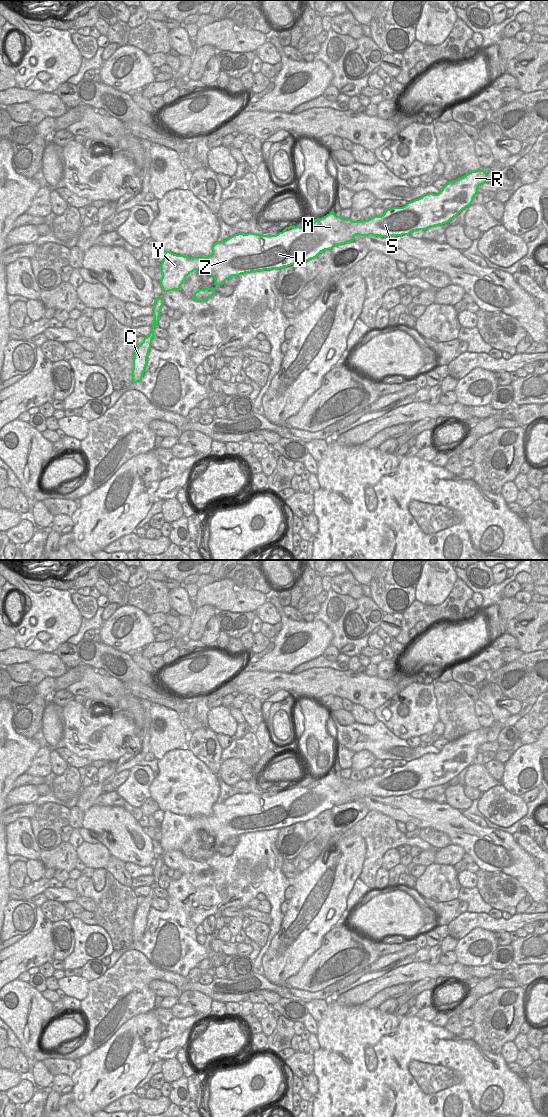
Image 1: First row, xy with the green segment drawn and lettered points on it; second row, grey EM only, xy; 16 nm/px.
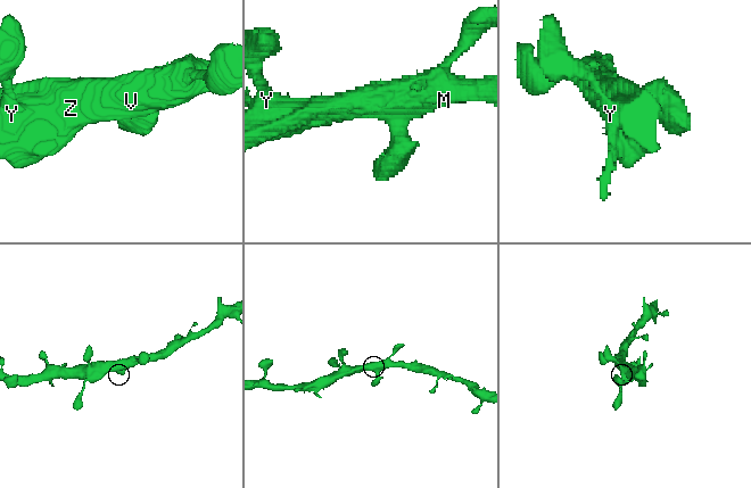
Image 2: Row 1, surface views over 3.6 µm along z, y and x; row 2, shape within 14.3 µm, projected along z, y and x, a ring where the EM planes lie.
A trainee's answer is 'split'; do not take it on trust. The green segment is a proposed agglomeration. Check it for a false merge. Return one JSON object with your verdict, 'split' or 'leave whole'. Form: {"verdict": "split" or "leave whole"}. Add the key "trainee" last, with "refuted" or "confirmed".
{"verdict": "leave whole", "trainee": "refuted"}

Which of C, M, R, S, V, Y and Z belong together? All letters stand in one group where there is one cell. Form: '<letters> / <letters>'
C M R S V Y Z

